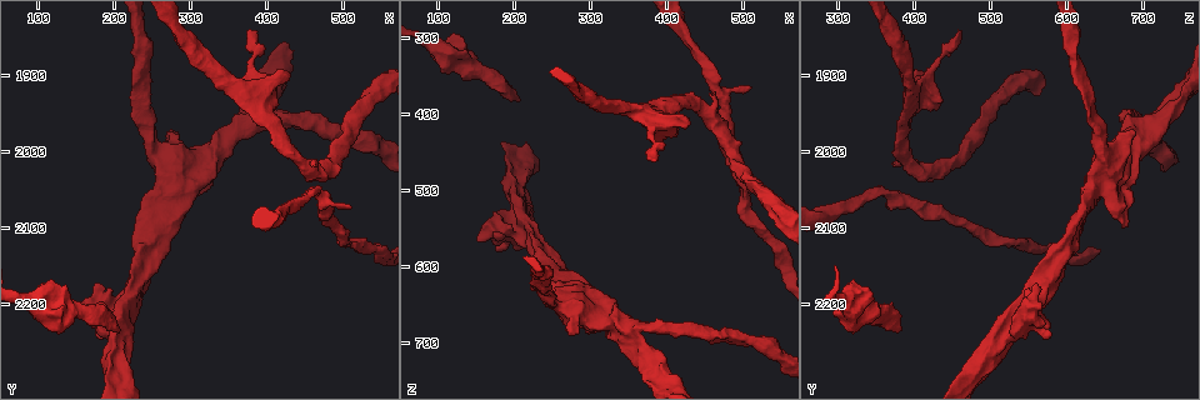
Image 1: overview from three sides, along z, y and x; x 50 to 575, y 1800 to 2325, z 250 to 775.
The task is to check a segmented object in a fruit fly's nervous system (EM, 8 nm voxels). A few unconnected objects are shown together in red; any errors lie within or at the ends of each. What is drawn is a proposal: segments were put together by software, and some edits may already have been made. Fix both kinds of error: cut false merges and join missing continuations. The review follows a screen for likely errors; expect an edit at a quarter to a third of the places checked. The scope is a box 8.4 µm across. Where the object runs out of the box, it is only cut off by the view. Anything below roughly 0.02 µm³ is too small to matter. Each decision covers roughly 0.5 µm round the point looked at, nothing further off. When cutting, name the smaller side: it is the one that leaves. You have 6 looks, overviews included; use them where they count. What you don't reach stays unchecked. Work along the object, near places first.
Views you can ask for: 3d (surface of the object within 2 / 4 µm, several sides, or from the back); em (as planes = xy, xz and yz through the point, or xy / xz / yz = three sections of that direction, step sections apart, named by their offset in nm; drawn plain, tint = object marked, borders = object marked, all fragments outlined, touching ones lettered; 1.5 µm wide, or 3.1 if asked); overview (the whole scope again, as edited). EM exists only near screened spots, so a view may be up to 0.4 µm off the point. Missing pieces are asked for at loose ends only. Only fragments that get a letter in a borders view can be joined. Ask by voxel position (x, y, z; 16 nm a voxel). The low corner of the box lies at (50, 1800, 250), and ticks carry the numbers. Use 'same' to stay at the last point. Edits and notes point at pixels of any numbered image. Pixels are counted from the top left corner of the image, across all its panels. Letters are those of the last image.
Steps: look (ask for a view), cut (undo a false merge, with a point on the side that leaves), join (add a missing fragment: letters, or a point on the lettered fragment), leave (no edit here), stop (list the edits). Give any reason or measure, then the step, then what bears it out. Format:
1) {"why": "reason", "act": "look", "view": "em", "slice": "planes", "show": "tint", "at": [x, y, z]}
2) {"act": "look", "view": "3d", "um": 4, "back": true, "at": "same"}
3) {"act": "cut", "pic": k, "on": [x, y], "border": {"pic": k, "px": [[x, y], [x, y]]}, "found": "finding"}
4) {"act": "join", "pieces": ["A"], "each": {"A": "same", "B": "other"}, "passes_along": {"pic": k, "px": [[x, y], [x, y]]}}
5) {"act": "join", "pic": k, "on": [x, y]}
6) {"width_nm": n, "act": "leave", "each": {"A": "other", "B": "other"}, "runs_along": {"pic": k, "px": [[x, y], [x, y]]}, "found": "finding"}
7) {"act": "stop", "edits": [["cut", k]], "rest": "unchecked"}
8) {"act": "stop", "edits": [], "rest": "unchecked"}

{"why": "branch stops here", "act": "look", "view": "em", "slice": "planes", "show": "borders", "at": [505, 2070, 365]}

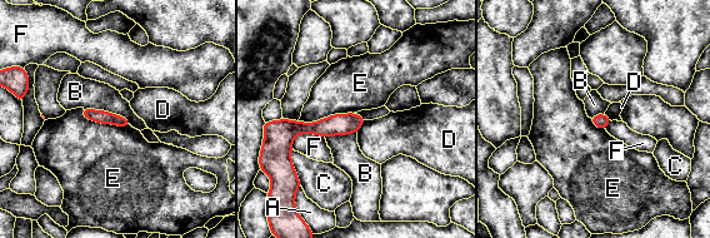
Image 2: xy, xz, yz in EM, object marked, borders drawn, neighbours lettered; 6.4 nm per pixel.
{"act": "leave", "each": {"A": "other", "B": "other", "C": "other", "D": "other", "E": "other", "F": "other"}, "border": {"pic": 2, "px": [[80, 109], [95, 122], [130, 127]]}, "found": "none of them fits"}

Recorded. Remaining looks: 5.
{"why": "an open end", "act": "look", "view": "3d", "um": 2, "at": [430, 1895, 415]}

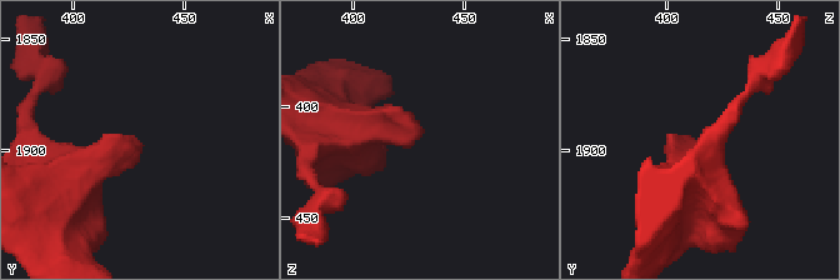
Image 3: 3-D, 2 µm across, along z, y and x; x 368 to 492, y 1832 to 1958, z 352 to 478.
{"act": "look", "view": "em", "slice": "planes", "show": "borders", "at": [429, 1894, 413]}

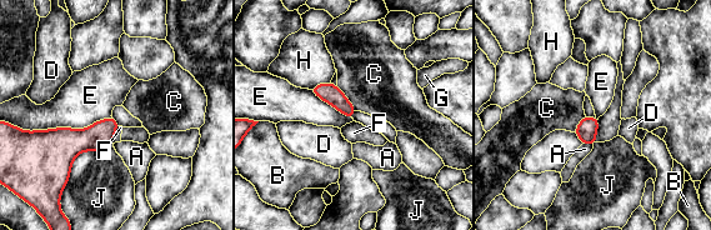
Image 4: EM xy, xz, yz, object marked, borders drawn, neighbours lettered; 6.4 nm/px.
{"act": "leave", "each": {"A": "other", "B": "other", "C": "other", "D": "other", "E": "other", "F": "other", "G": "other", "H": "other", "J": "other"}, "border": {"pic": 4, "px": [[111, 116], [80, 129], [29, 131]]}, "found": "none of them fits"}

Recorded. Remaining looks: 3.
{"why": "stops while still wide", "act": "look", "view": "em", "slice": "planes", "show": "borders", "at": [210, 2230, 380]}

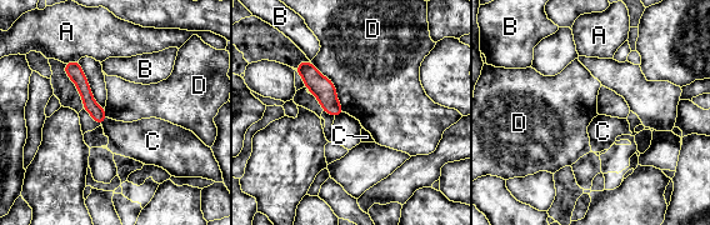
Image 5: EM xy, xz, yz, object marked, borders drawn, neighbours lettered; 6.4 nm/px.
{"act": "leave", "each": {"A": "other", "B": "other", "C": "other", "D": "other"}, "found": "no lettered fragment goes on from it"}

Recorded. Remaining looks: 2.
{"act": "stop", "edits": [], "rest": "unchecked"}

